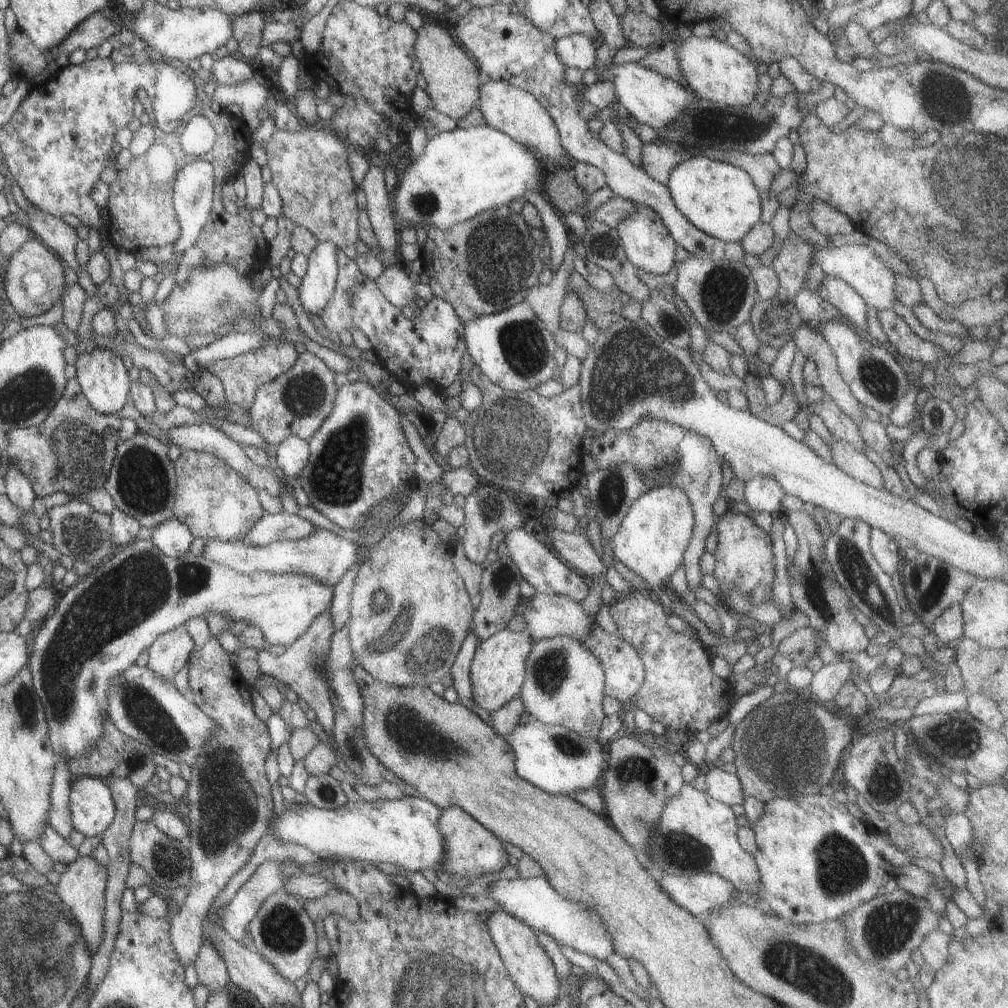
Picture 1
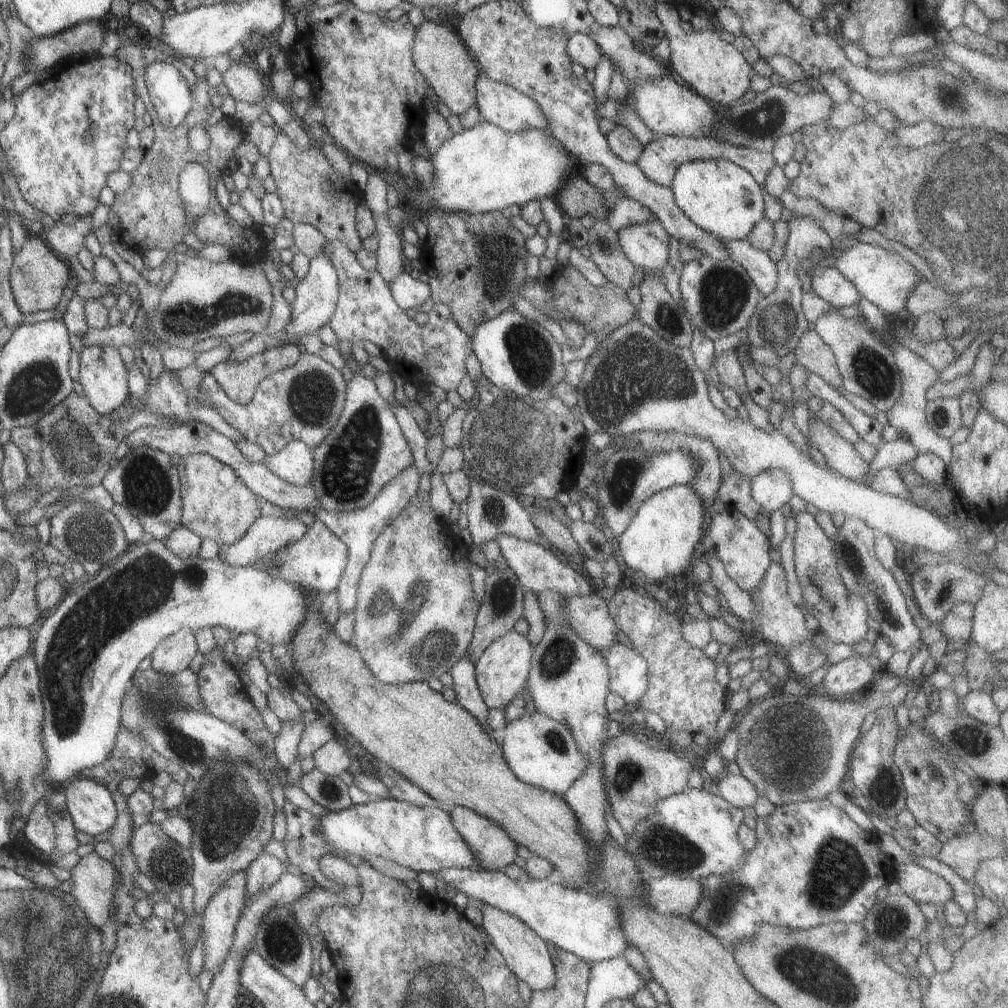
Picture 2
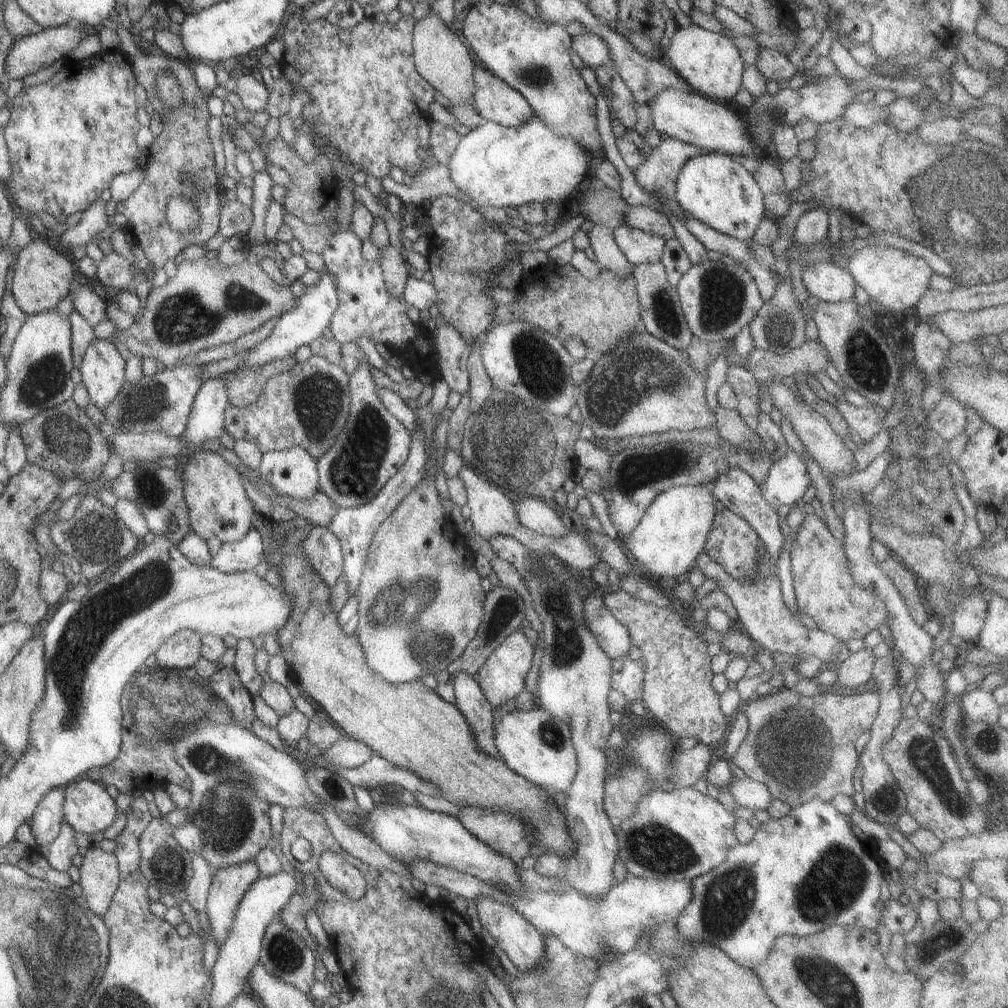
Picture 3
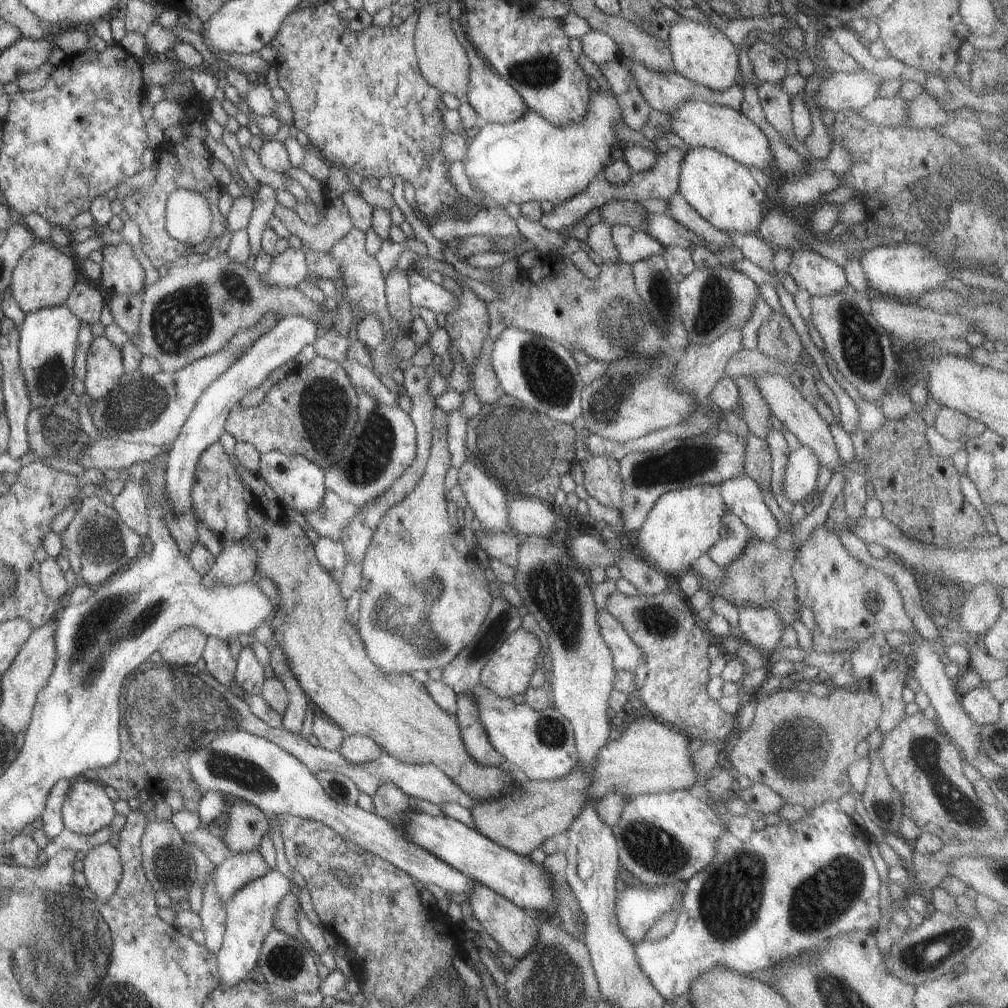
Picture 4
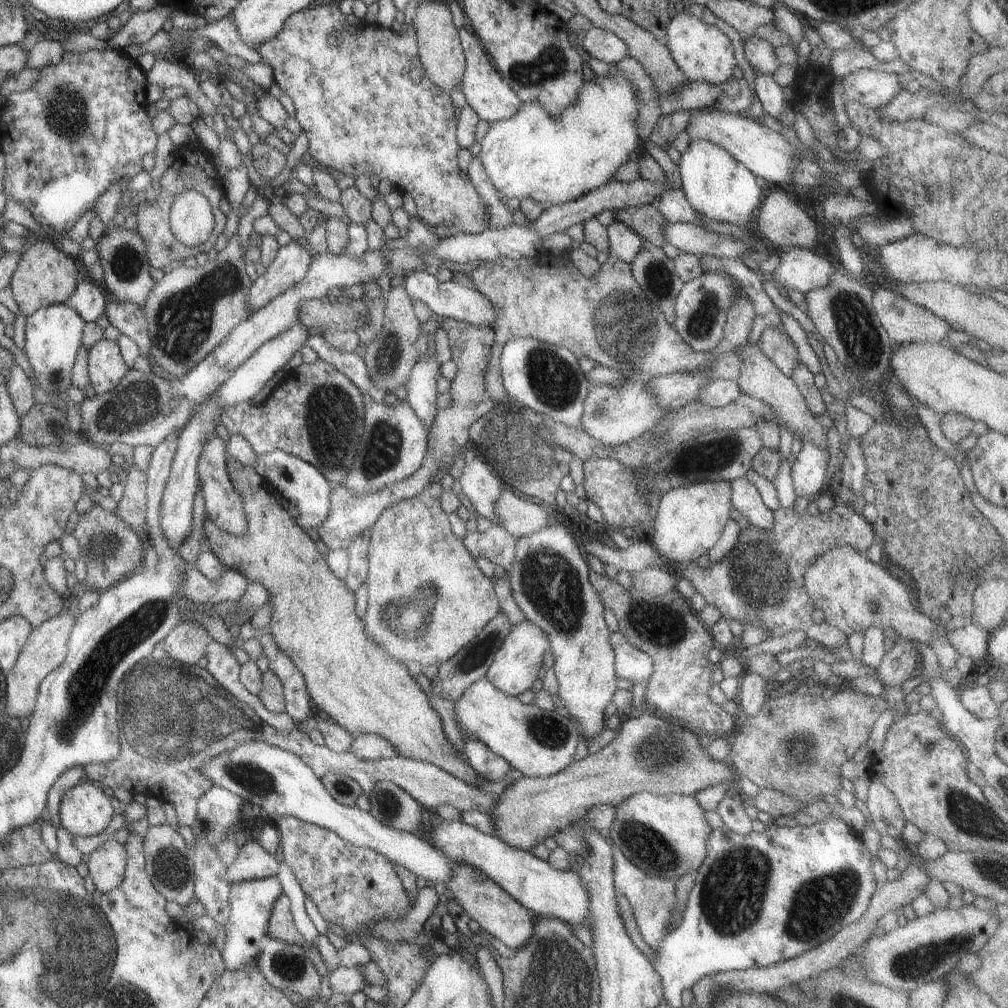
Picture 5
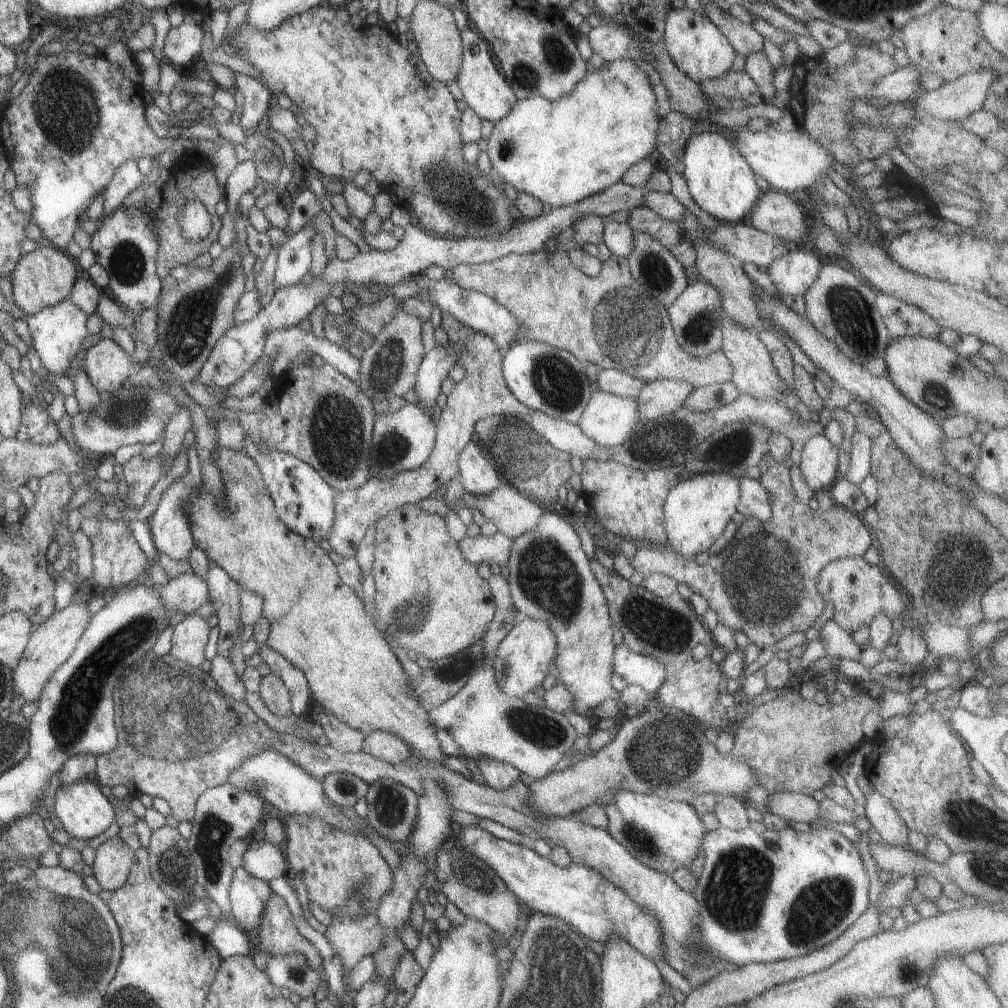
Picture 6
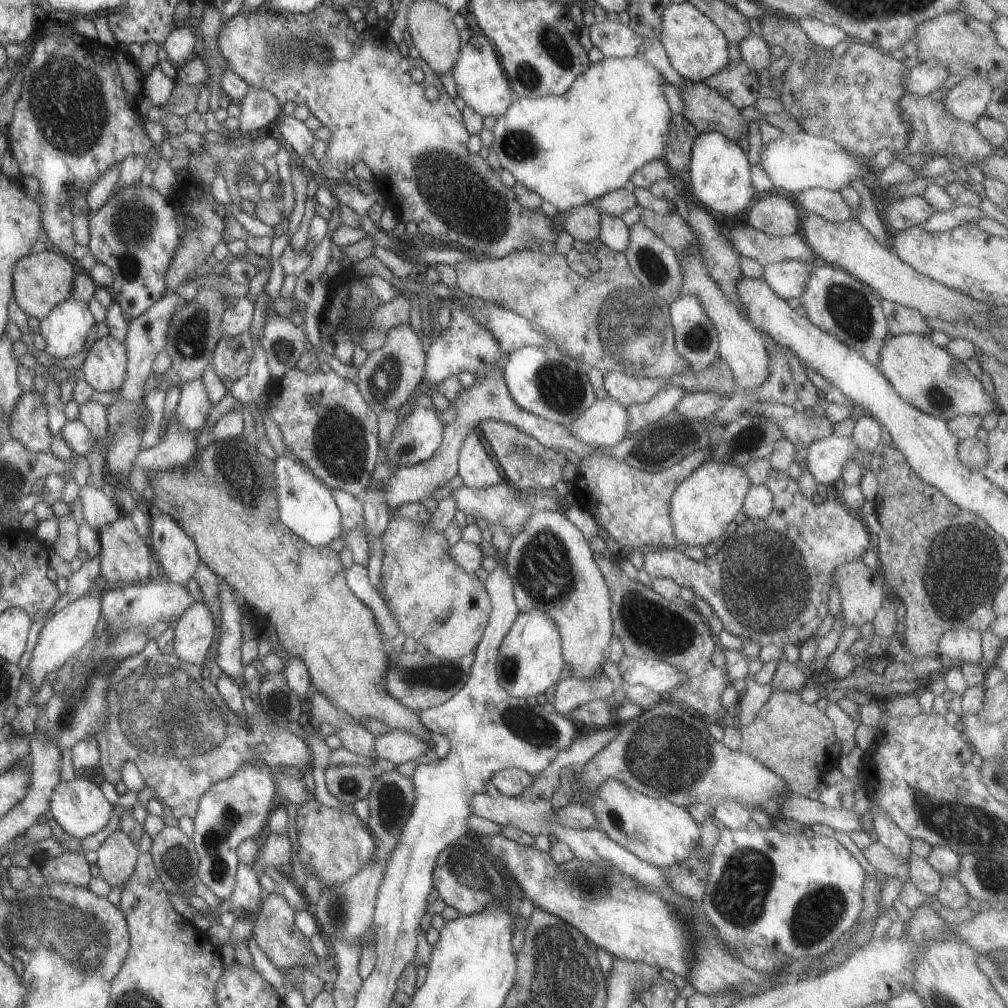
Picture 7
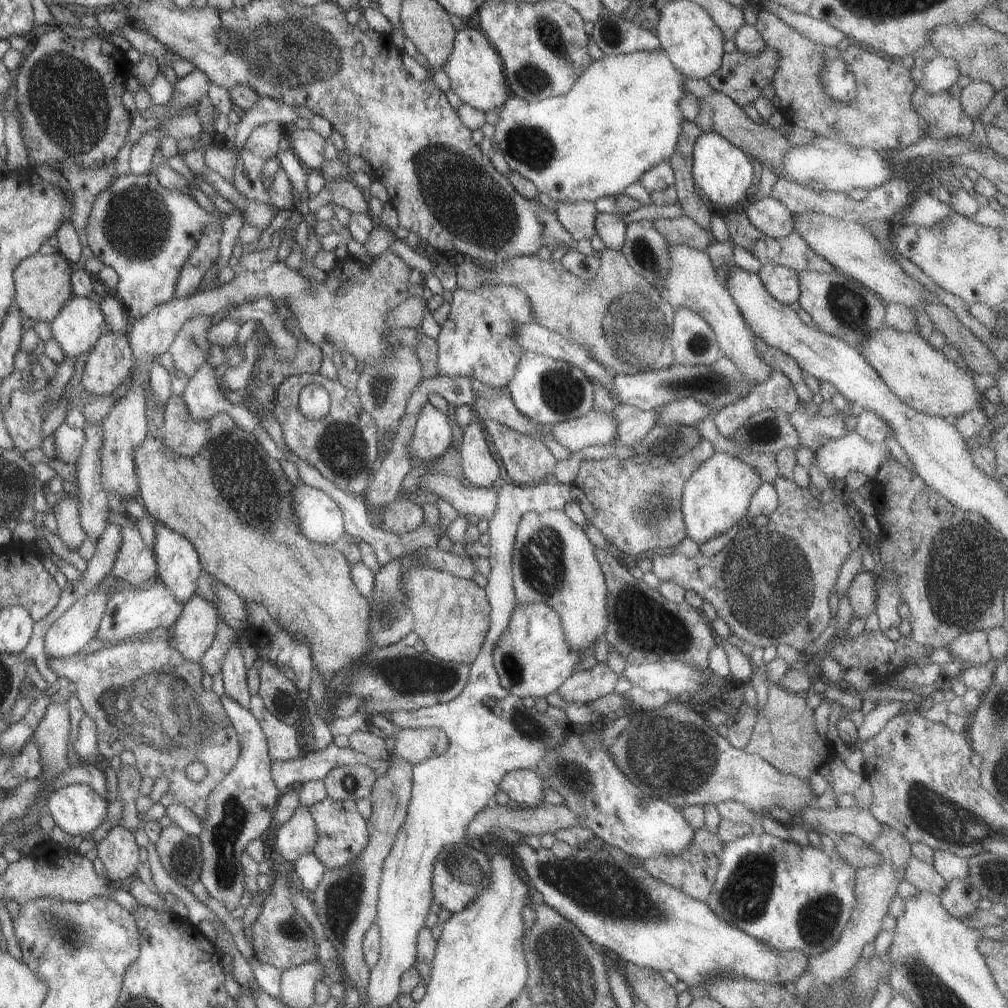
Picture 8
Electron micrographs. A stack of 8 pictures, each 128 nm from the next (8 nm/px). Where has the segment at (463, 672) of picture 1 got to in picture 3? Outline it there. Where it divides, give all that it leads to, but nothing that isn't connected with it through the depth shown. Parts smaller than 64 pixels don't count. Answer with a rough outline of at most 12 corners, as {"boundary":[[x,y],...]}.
{"boundary":[[467,673],[449,680],[477,750],[499,759],[495,710]]}

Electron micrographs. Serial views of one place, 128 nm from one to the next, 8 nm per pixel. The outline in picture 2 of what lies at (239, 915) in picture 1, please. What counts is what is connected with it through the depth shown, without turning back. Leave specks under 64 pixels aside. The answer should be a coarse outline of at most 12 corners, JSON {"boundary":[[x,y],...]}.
{"boundary":[[259,853],[244,870],[244,902],[286,871],[274,855]]}

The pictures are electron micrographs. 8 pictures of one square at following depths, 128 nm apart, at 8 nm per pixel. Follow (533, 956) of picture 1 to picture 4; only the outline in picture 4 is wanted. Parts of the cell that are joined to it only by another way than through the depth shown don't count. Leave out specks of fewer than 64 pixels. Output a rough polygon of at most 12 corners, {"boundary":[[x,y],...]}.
{"boundary":[[474,882],[473,918],[517,960],[533,948],[540,922]]}

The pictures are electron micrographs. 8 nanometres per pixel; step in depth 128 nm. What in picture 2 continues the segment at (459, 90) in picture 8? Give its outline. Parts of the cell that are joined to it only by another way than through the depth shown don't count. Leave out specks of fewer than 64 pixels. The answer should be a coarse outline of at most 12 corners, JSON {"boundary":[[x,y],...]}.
{"boundary":[[479,72],[474,105],[503,132],[543,129],[527,95]]}

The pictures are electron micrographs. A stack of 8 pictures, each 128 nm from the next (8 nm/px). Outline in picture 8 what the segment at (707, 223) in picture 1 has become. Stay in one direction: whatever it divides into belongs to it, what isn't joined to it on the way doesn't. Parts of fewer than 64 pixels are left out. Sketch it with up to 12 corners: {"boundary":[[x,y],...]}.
{"boundary":[[714,132],[691,176],[712,211],[745,204],[749,156]]}

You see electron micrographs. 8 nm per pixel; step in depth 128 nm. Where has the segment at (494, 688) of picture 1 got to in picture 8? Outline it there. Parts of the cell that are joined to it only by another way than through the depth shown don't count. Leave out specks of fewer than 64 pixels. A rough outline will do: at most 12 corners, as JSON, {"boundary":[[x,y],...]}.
{"boundary":[[513,607],[492,650],[517,698],[555,692],[579,668],[559,615]]}

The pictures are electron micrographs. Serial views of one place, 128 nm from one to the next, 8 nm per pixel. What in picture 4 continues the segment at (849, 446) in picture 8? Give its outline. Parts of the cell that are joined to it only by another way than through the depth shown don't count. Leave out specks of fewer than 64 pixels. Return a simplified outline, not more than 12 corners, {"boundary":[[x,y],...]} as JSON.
{"boundary":[[806,446],[790,452],[782,495],[794,503],[815,491],[817,457]]}

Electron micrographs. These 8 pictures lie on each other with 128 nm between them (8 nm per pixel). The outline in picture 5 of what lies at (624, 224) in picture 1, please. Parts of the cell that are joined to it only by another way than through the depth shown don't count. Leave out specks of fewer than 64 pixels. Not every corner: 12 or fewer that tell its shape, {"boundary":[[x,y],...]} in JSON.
{"boundary":[[614,221],[606,227],[615,259],[629,263],[644,239]]}

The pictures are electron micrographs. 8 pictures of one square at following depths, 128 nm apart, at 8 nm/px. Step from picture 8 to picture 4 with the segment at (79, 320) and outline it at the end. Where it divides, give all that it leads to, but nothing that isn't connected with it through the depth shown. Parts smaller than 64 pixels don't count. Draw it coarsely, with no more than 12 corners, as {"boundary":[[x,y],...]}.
{"boundary":[[64,305],[25,315],[18,366],[29,408],[71,394],[81,322]]}

